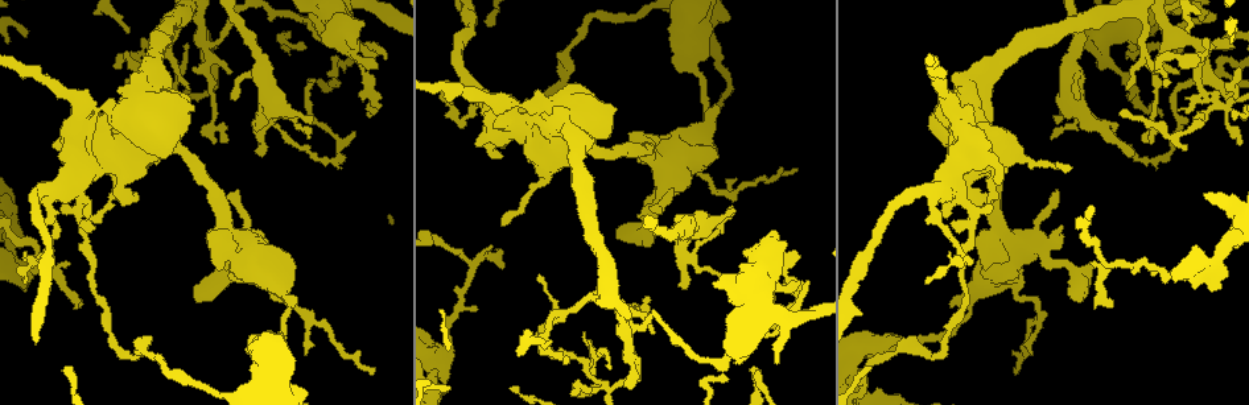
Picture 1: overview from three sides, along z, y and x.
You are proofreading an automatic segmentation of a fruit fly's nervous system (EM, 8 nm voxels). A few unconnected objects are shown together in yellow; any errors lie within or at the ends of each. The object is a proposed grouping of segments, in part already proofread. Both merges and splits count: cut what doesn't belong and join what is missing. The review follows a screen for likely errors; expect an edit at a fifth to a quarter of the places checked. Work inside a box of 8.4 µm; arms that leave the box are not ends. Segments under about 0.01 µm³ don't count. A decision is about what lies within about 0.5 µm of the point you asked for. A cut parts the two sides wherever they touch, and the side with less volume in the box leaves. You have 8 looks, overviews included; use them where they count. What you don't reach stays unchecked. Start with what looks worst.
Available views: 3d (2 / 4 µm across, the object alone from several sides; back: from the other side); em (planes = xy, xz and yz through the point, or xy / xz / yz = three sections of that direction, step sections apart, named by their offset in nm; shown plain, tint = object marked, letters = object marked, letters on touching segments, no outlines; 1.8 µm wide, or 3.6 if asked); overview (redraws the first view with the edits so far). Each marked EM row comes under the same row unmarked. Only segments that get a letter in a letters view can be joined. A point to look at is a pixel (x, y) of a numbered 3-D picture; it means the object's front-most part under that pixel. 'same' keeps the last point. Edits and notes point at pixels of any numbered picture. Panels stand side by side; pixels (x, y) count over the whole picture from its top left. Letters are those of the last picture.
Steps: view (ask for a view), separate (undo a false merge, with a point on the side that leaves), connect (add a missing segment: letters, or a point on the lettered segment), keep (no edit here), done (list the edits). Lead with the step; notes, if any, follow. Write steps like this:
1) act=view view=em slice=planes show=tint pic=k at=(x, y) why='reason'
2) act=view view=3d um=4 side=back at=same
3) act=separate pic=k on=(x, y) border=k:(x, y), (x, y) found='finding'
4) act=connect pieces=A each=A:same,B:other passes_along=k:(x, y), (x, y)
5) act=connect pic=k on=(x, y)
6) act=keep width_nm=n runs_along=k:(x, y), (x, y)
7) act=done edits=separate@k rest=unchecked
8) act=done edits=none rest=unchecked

act=view view=3d um=2 side=back pic=1 at=(1113, 304) why='thin end'

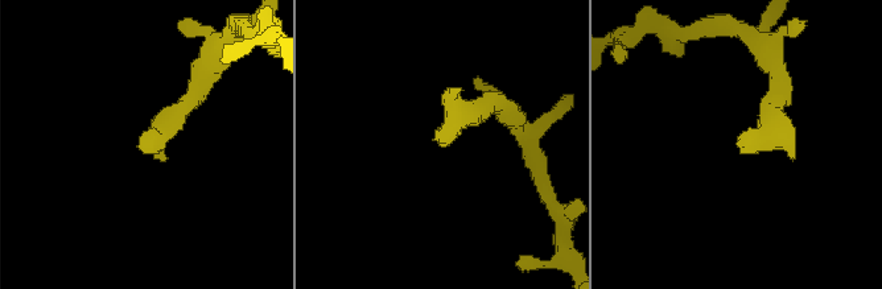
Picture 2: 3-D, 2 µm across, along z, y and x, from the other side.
act=view view=em slice=xz step=8 show=letters pic=2 at=(149, 151)

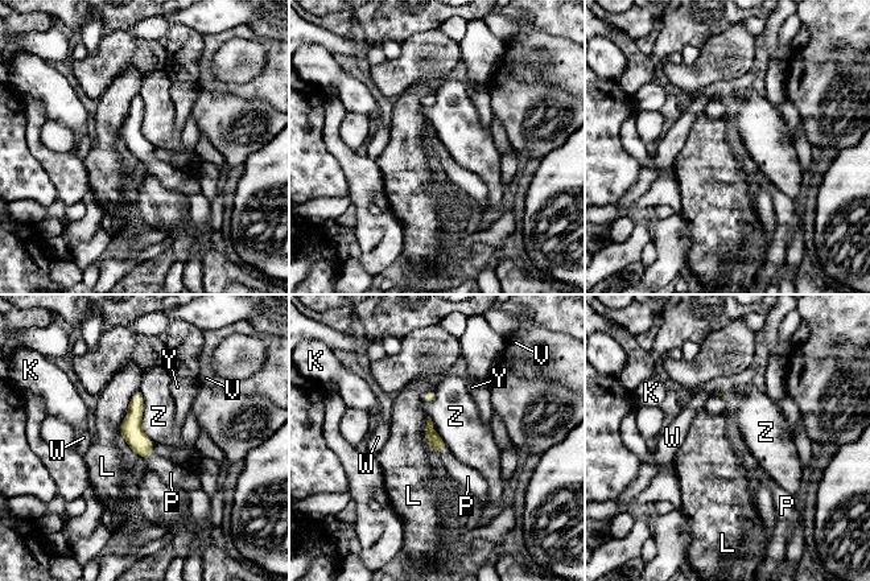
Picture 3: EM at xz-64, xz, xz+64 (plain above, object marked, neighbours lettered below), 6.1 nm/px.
act=view view=em slice=planes show=letters at=same why='cut it another way'

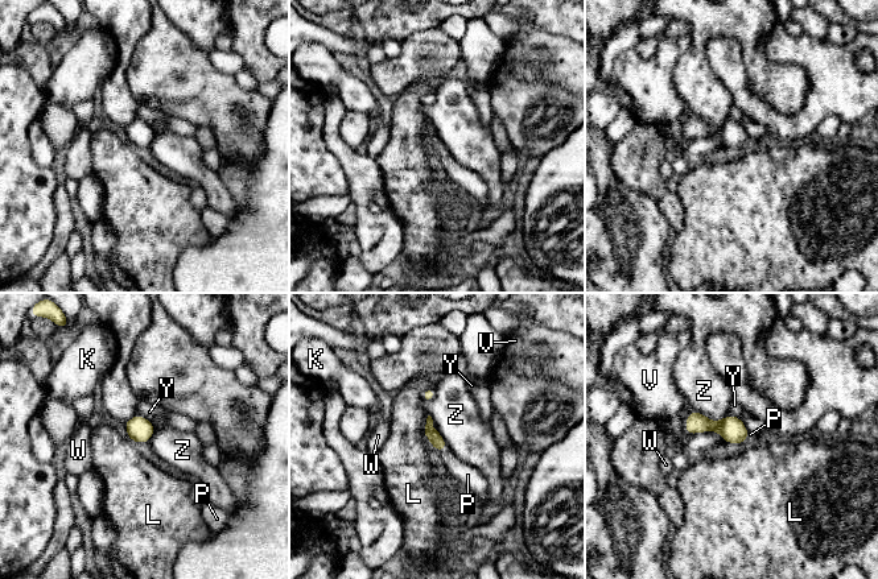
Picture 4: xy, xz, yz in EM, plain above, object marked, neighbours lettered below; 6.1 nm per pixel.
act=connect pieces=P each=K:other,L:other,P:same,V:other,W:other,Y:other,Z:other passes_along=4:(435, 438), (442, 451), (468, 475) found='the neuron continues'

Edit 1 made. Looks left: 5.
act=view view=overview

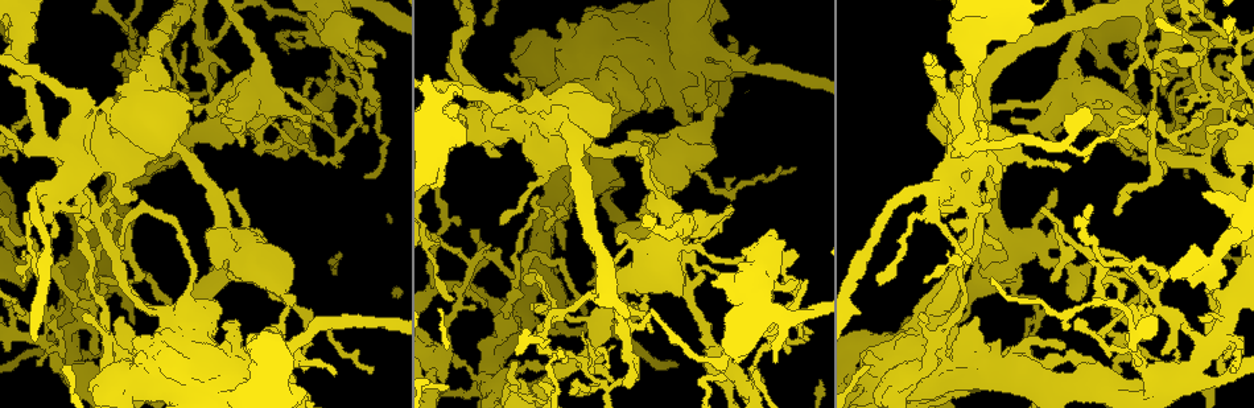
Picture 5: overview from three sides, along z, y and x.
act=view view=3d um=4 pic=5 at=(1216, 343) why='sharp bend'

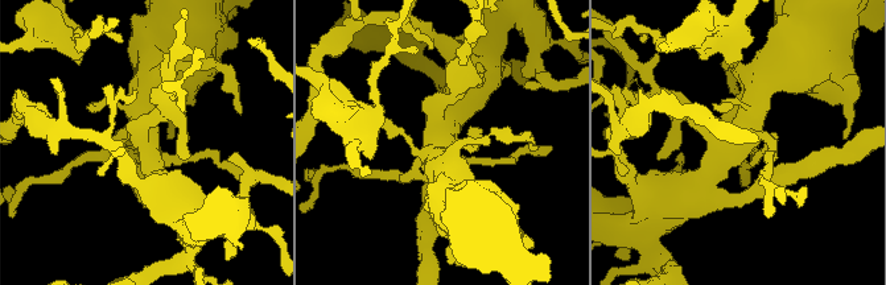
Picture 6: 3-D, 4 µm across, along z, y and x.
act=view view=em slice=planes show=letters pic=6 at=(444, 140)

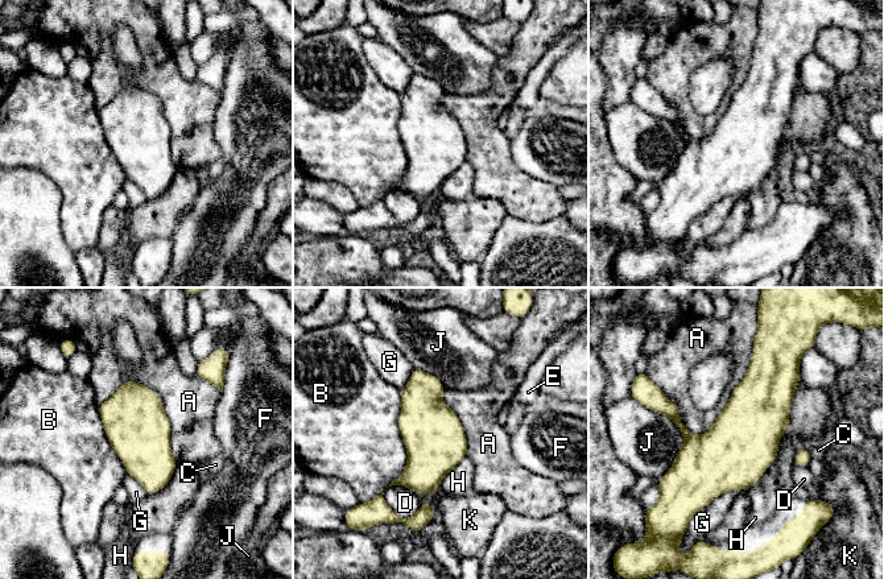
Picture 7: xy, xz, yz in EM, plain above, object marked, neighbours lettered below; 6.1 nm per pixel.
act=keep longest_contact=A:650nm each=A:other,B:other,C:other,D:other,E:other,F:other,G:other,H:other,J:other,K:other border=7:(754, 346), (728, 402), (694, 435) found='all the same neuron'

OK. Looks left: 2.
act=view view=em slice=planes show=tint pic=6 at=(363, 117) why='branch point'

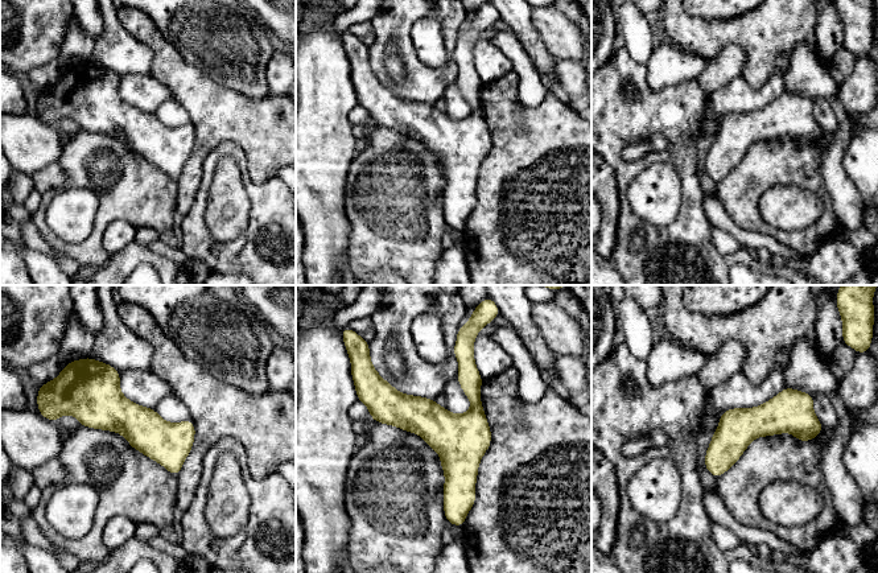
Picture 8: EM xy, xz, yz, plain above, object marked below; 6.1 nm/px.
act=view view=em slice=planes show=letters at=same

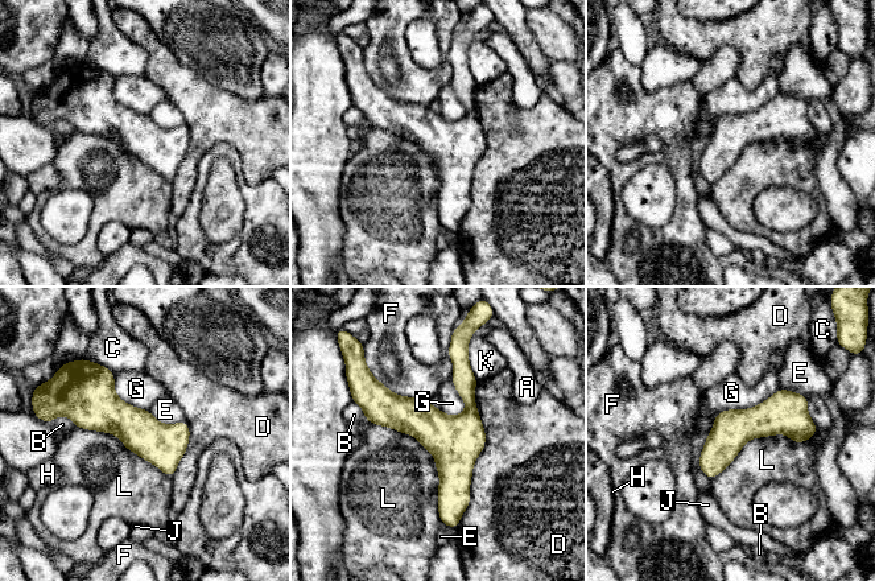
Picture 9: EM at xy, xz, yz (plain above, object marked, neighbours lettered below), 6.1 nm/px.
act=separate pic=9 on=(455, 441) each=A:other,B:other,C:other,D:other,E:other,F:other,G:other,H:other,J:other,K:other,L:other found='a second neuron is stuck on'

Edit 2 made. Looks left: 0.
act=done edits=connect@4,separate@9 rest=unchecked

